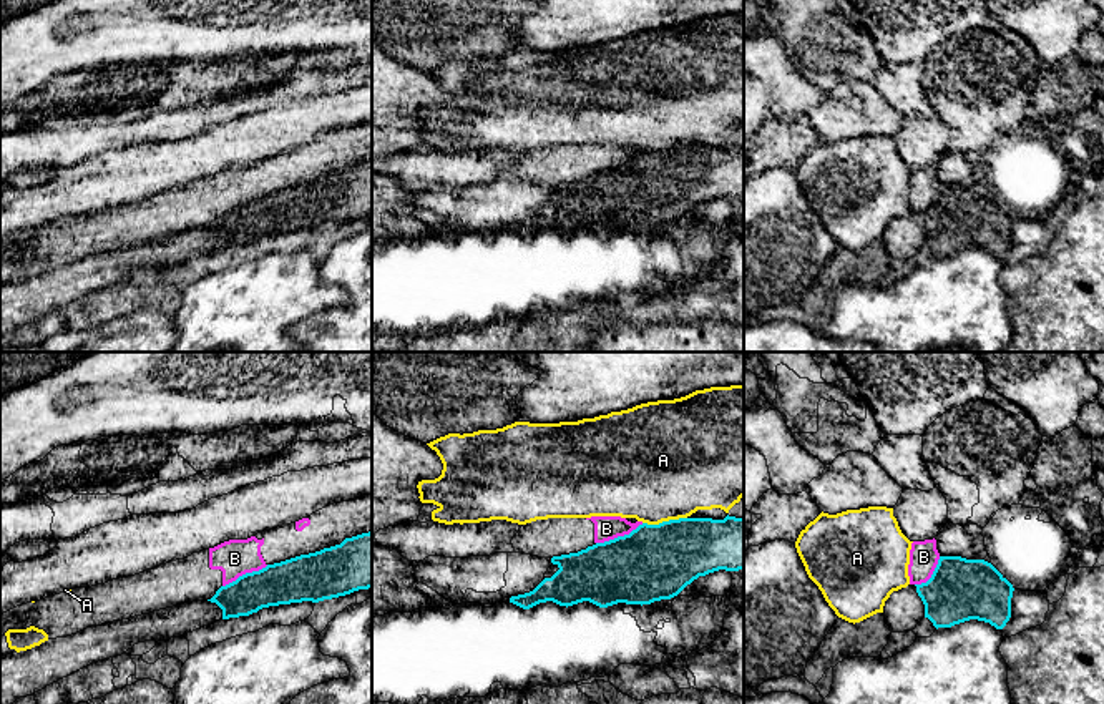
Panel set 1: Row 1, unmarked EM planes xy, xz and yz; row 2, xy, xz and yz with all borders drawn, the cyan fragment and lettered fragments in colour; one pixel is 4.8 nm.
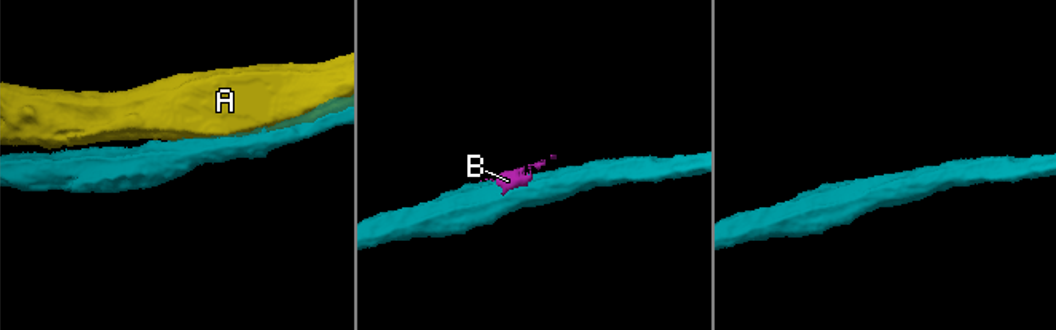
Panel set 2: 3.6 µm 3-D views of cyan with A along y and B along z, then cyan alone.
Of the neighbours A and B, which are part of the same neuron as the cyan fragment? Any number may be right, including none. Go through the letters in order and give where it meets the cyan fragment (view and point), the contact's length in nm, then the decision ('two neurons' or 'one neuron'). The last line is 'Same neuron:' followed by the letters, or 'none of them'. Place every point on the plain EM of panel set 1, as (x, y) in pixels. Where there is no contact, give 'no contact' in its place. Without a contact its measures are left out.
A: xz (664, 150) | 220 nm | two neurons
B: xz (620, 165) | 260 nm | two neurons
Same neuron: none of them

